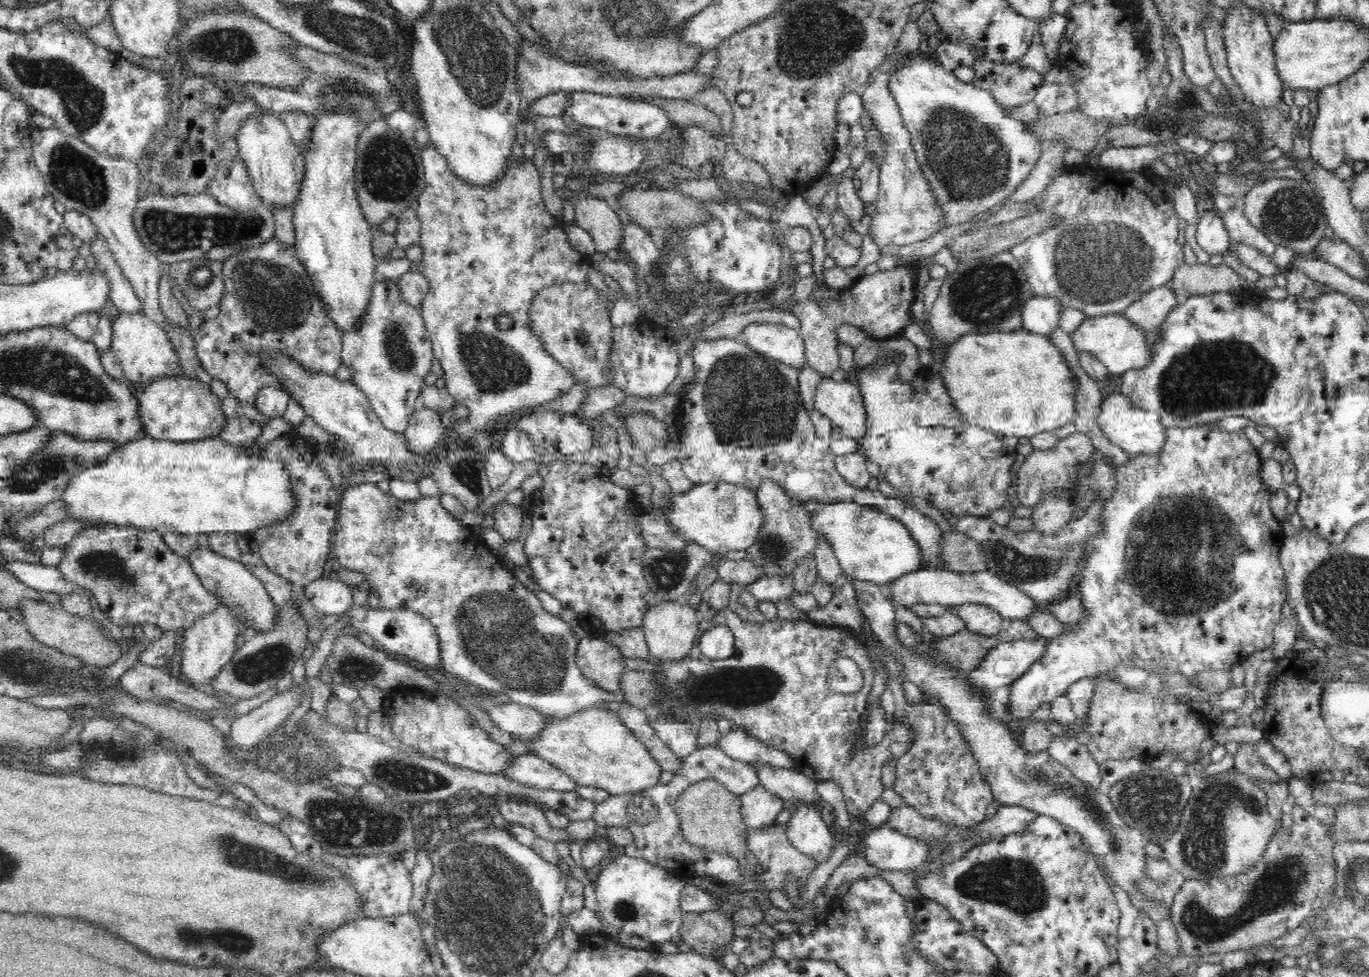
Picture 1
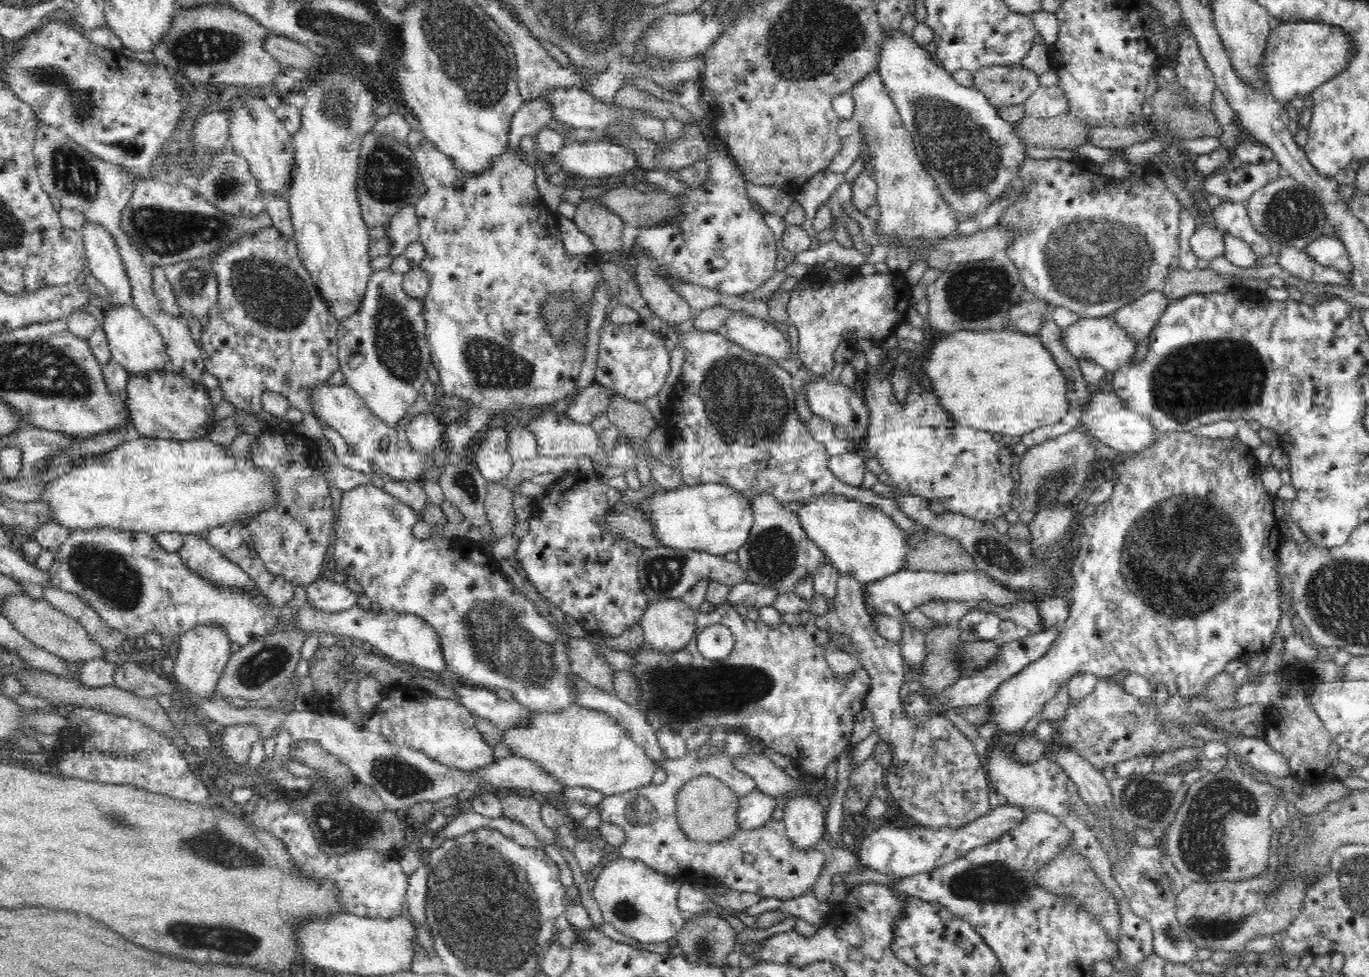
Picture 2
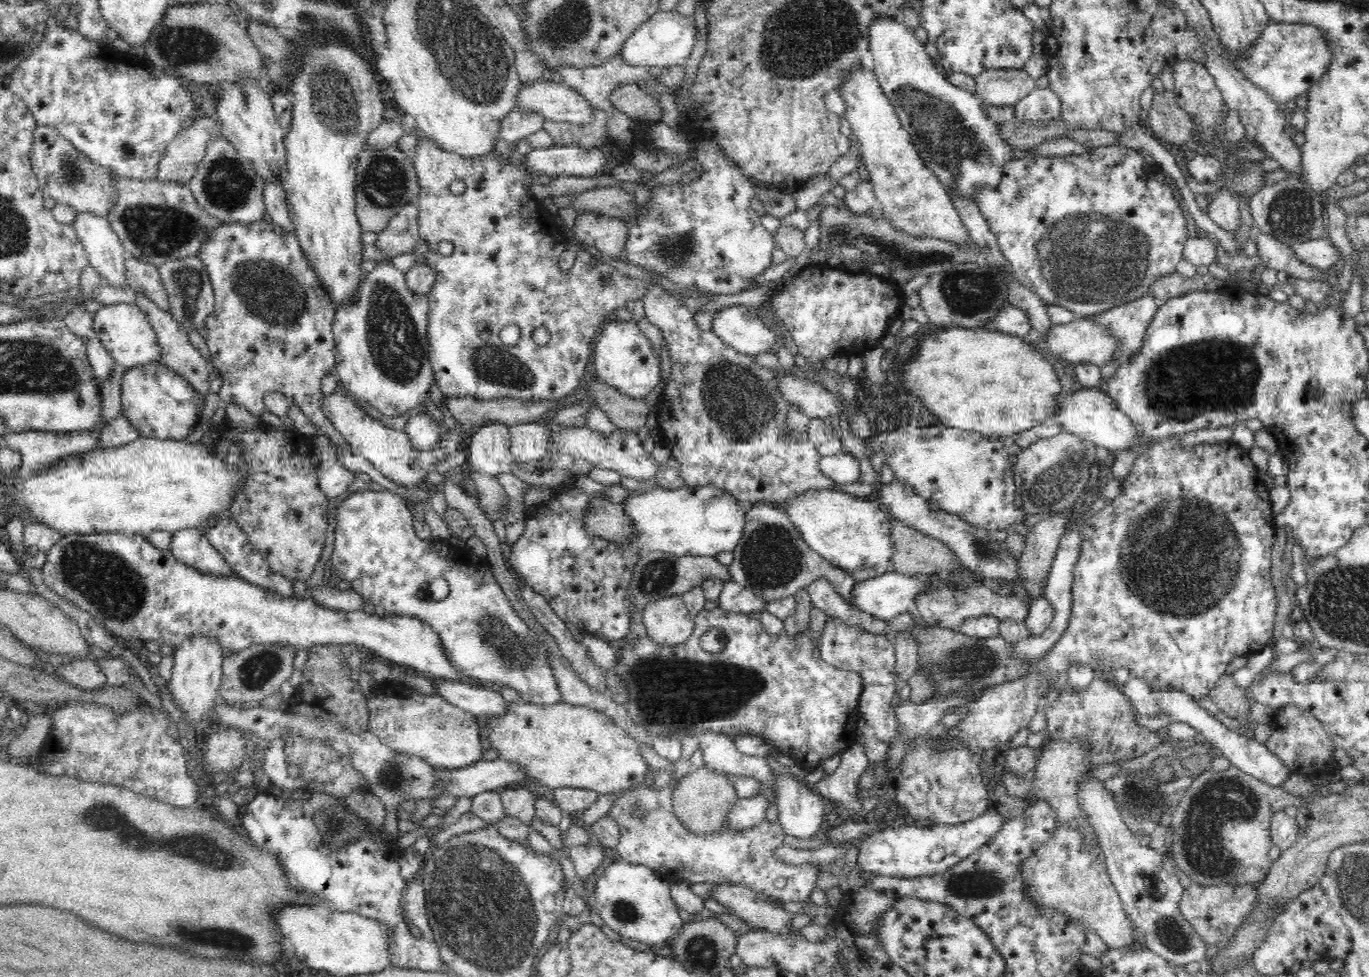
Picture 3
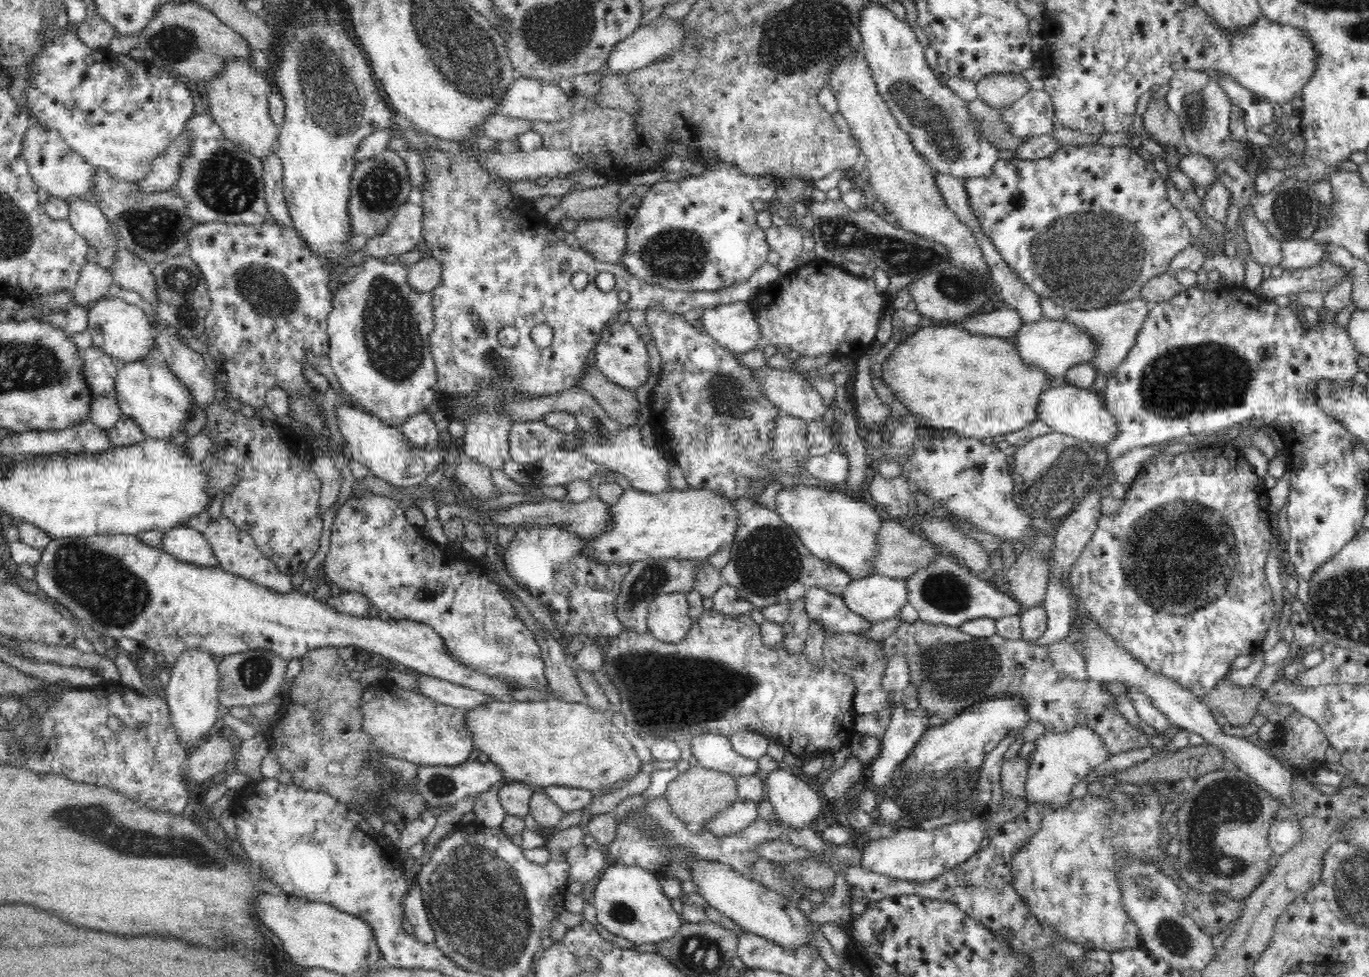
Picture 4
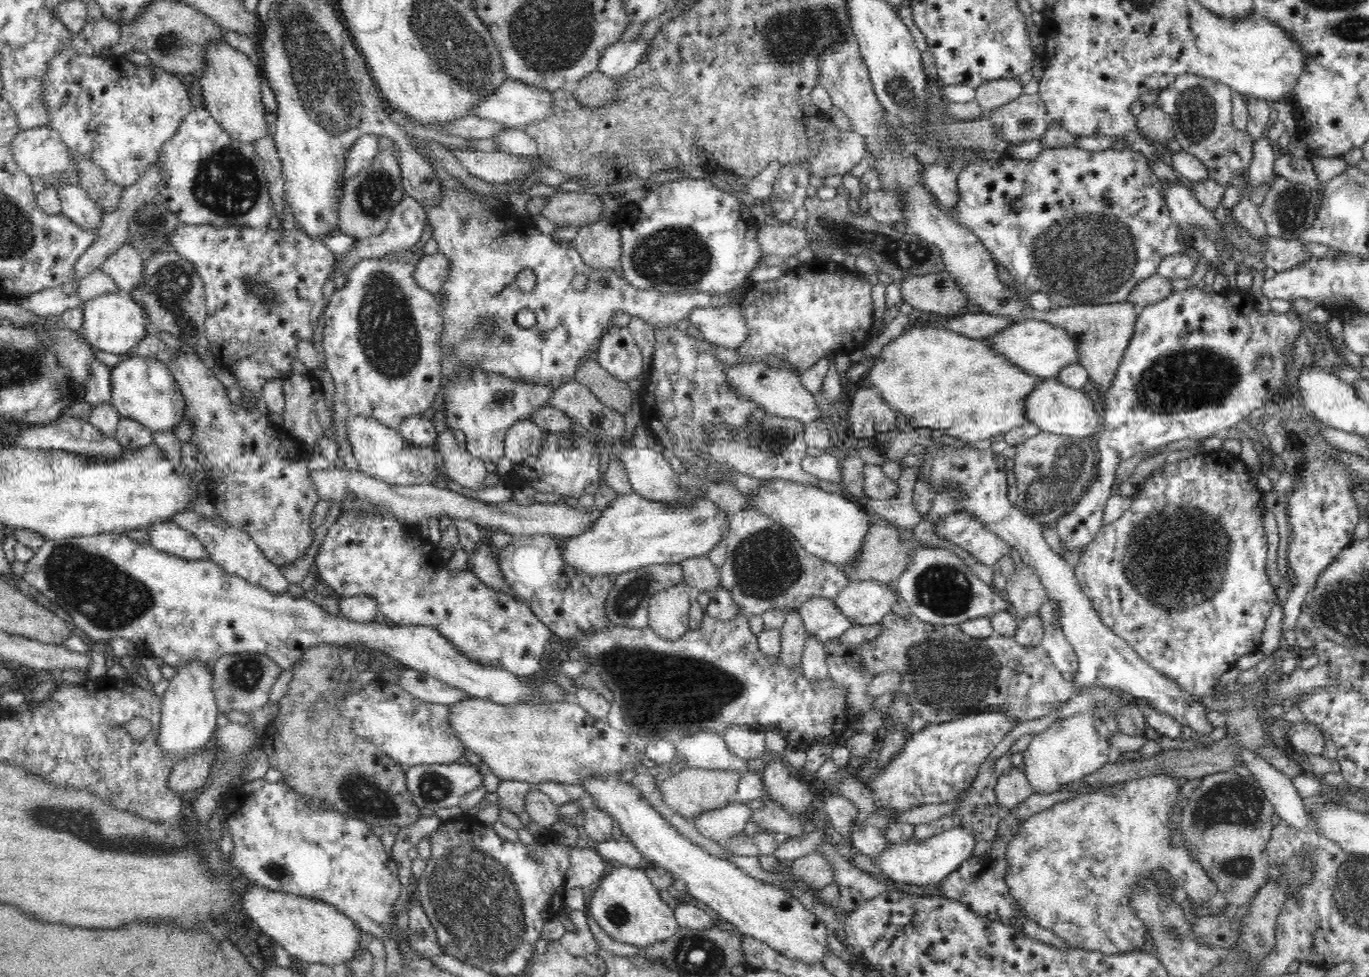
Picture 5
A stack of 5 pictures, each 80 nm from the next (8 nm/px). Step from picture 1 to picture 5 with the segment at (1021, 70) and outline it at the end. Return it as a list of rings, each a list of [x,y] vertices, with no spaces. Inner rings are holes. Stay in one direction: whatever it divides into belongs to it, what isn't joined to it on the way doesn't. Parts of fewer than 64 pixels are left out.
[[[1014,78],[1004,80],[992,80],[975,88],[975,101],[985,111],[1008,104],[1023,93],[1020,81]]]

